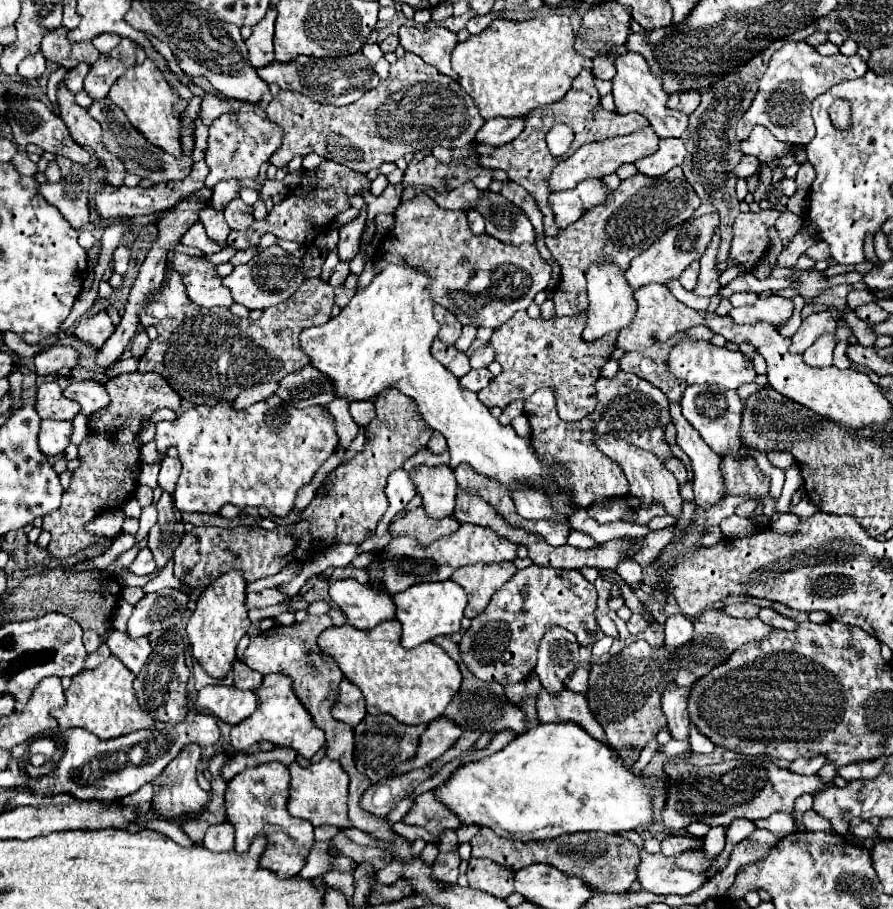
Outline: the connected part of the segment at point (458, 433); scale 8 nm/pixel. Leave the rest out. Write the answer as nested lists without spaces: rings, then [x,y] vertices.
[[[388,264],[366,290],[354,294],[350,304],[332,320],[328,320],[324,326],[306,328],[300,334],[300,348],[310,358],[310,366],[326,374],[334,386],[336,398],[346,398],[350,402],[354,400],[372,400],[382,392],[384,388],[396,388],[408,398],[414,400],[416,412],[428,424],[428,428],[440,432],[448,442],[450,452],[450,468],[456,468],[458,464],[466,462],[470,464],[480,476],[498,480],[504,484],[510,492],[516,484],[532,484],[540,490],[544,490],[546,496],[562,496],[570,504],[570,496],[564,488],[554,484],[552,490],[546,490],[542,484],[542,476],[554,478],[552,472],[546,468],[542,460],[538,460],[532,444],[528,438],[520,438],[512,426],[502,426],[484,404],[476,398],[474,392],[468,392],[466,388],[460,388],[460,382],[452,372],[448,372],[442,364],[430,356],[430,346],[438,334],[438,322],[434,320],[434,304],[430,298],[430,292],[426,292],[428,276],[422,272],[410,268],[410,266],[396,266]]]

